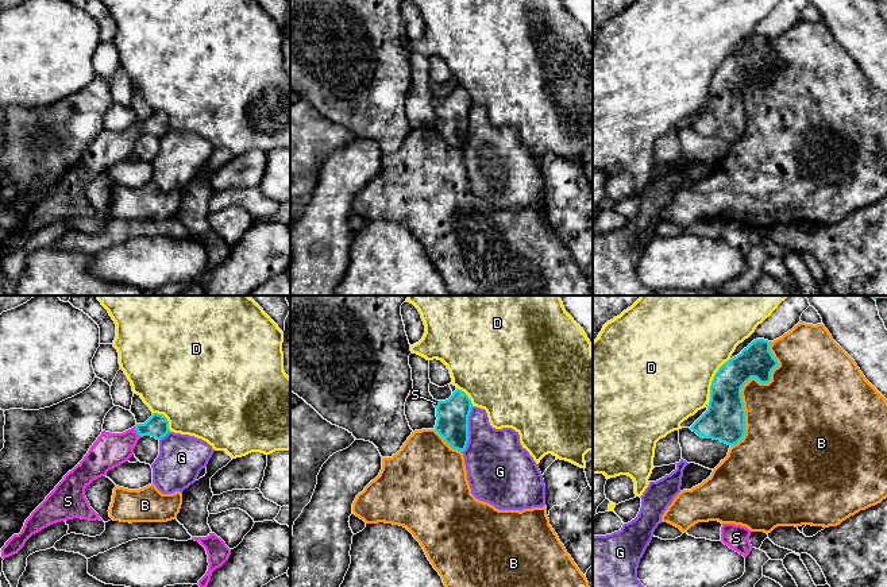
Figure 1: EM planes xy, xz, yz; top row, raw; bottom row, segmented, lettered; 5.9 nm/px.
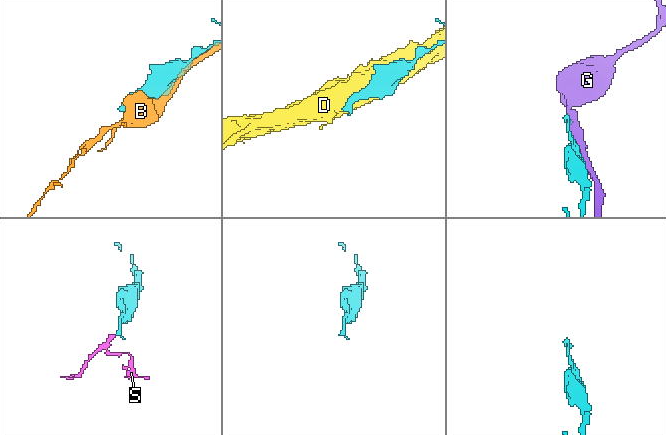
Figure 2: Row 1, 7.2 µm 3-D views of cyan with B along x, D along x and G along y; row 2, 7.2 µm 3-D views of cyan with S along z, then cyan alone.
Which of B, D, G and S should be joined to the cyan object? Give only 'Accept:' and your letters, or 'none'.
Accept: S

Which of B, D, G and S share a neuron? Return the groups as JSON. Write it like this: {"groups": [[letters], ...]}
{"groups": [["B"], ["D"], ["G"], ["S"]]}

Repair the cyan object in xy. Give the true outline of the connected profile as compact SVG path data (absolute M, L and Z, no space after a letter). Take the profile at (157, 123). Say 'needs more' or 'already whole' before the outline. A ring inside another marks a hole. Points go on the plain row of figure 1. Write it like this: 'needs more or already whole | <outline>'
needs more | M153 111L144 121L136 121L123 131L103 128L84 157L69 169L46 197L26 217L19 232L14 232L1 246L1 255L18 251L26 239L42 227L73 216L103 219L90 205L85 186L96 177L134 152L138 138L151 134L161 138L170 130L163 112Z

